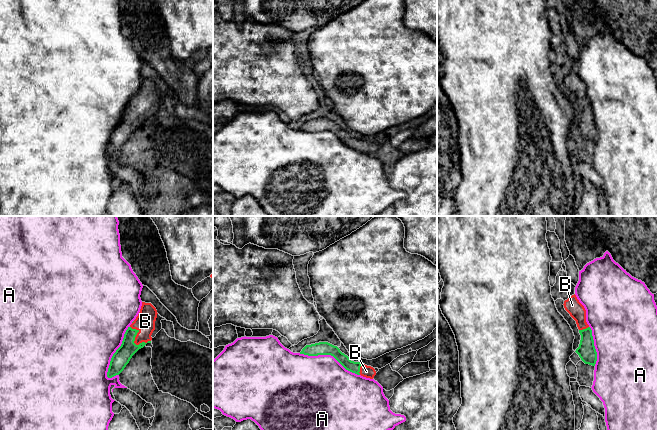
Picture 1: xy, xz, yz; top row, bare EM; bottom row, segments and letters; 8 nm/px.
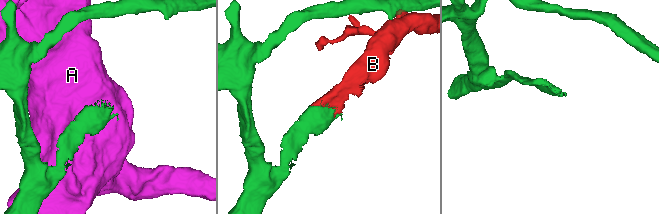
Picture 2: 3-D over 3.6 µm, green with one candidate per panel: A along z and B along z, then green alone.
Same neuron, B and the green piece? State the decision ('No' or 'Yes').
Yes

